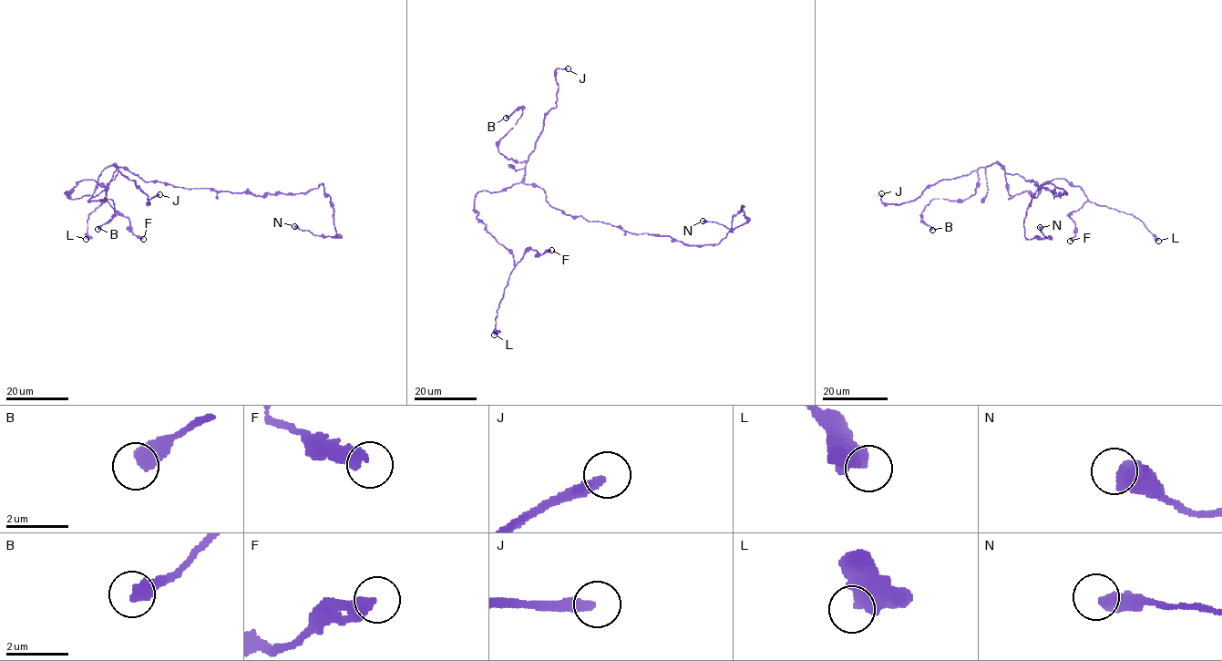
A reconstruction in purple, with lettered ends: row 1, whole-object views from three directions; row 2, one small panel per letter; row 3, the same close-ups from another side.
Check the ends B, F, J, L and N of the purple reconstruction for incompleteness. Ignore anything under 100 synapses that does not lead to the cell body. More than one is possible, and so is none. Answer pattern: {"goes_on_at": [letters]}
{"goes_on_at": ["J"]}

